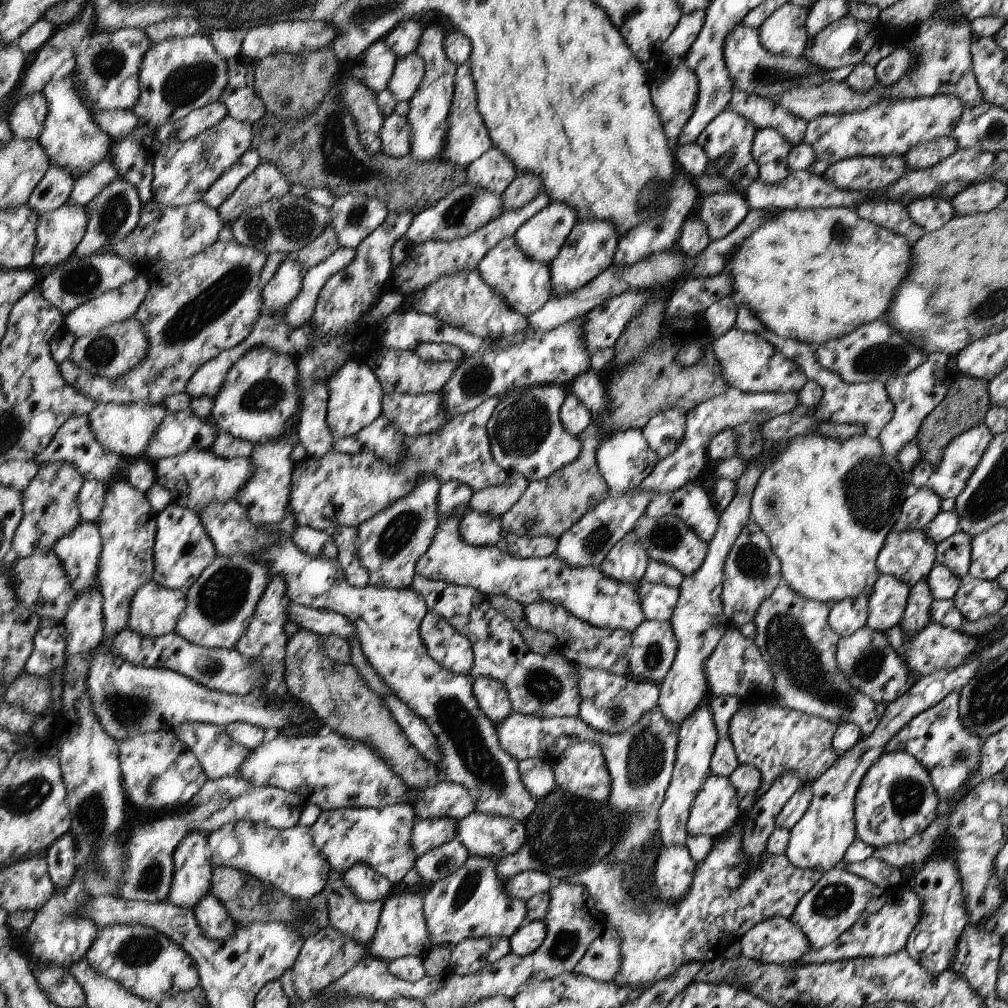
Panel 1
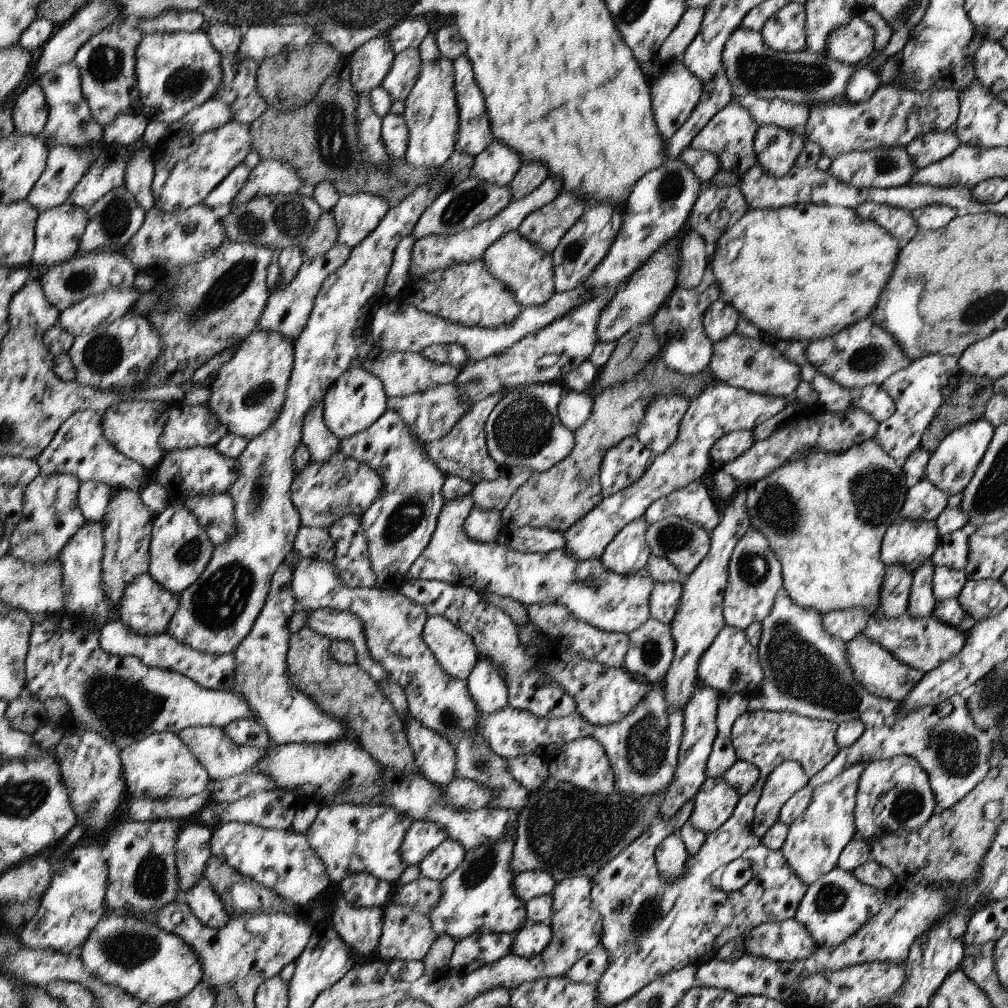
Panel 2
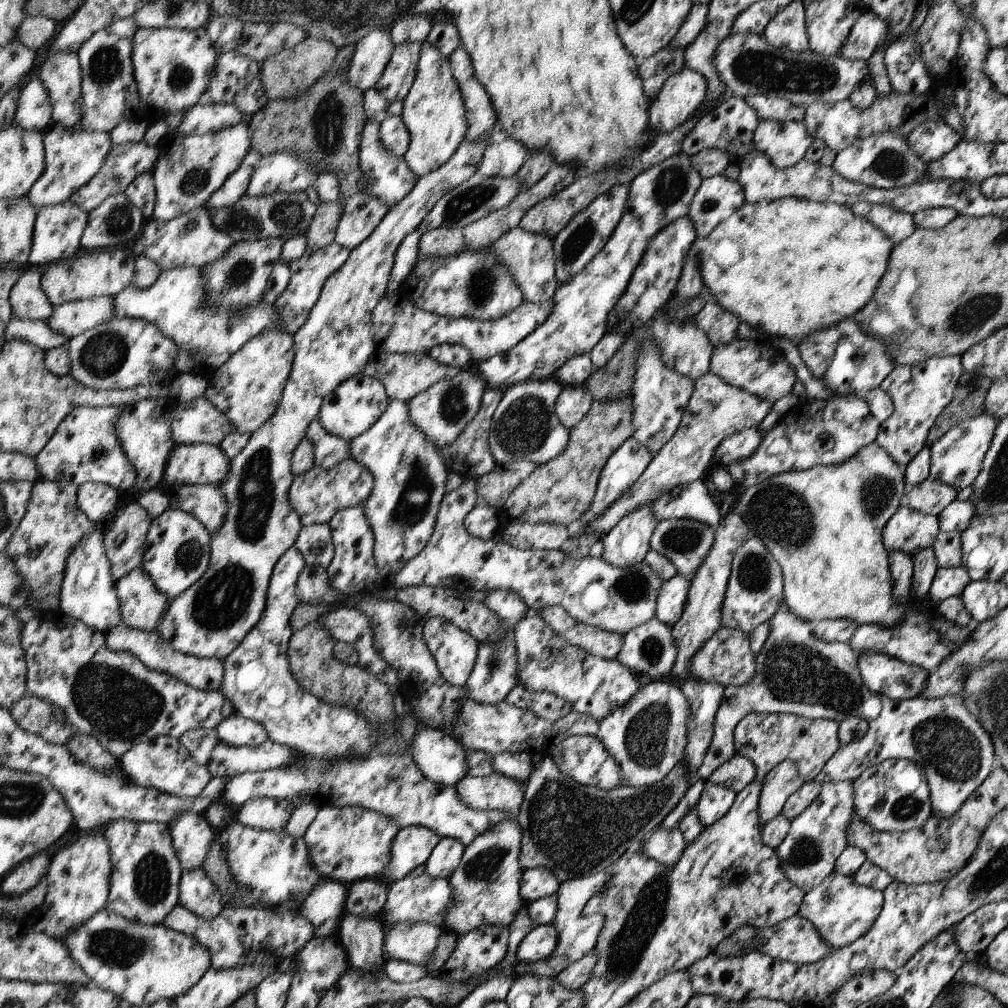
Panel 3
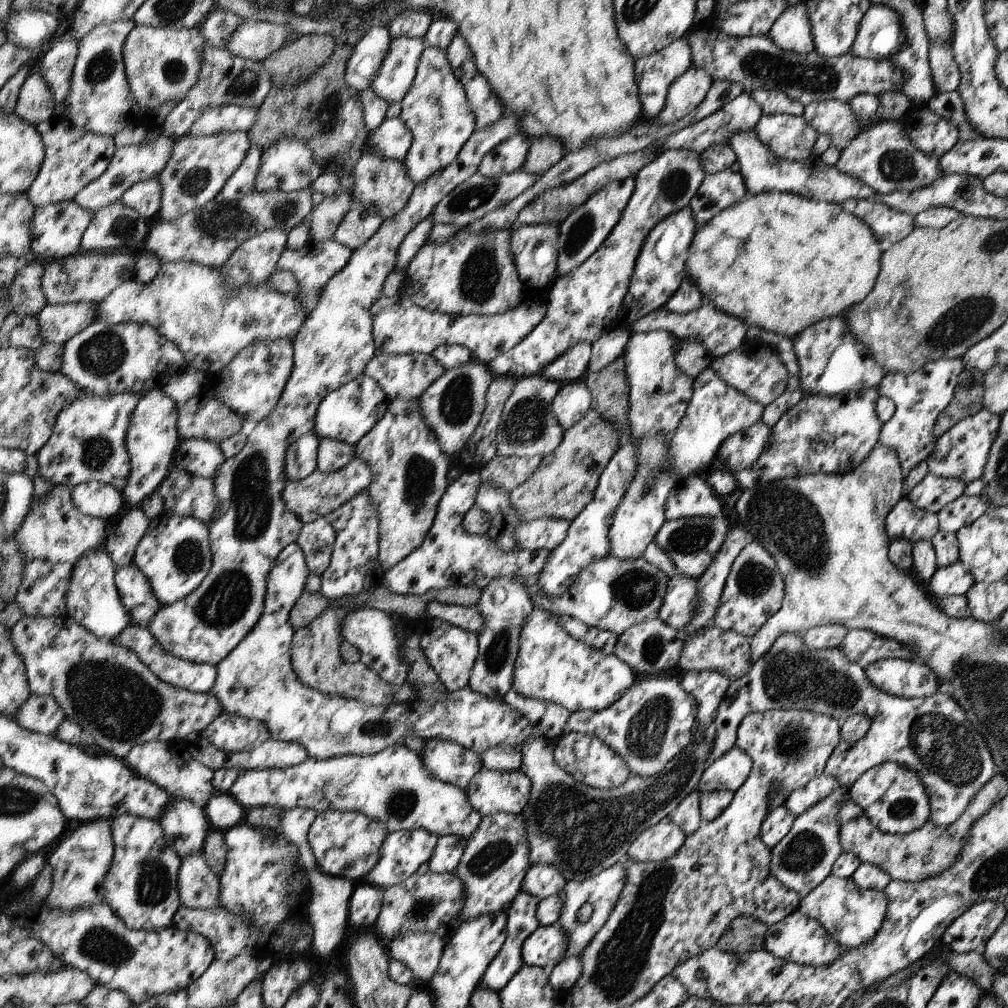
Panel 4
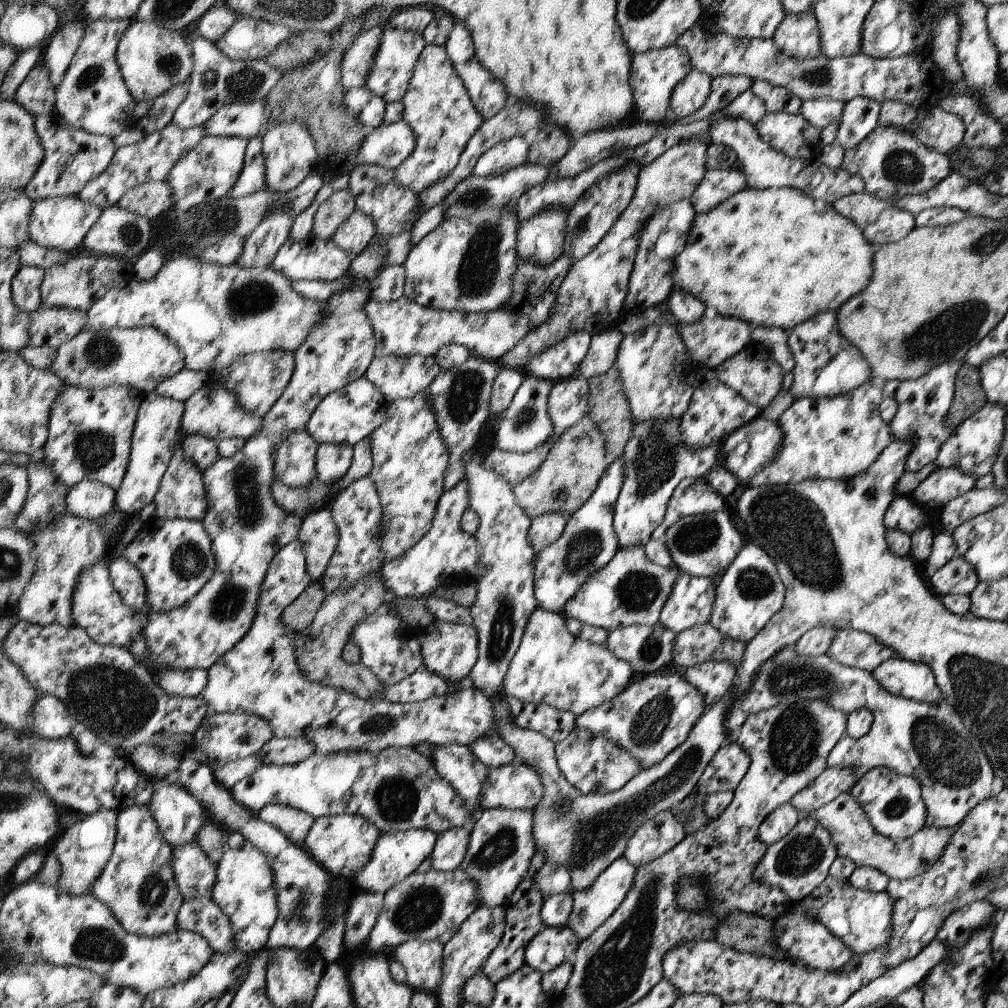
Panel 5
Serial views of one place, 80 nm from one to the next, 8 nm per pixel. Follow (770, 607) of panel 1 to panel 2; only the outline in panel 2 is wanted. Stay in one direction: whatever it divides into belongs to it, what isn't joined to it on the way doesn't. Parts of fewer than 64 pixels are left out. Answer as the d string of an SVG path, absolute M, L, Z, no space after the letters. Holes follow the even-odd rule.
M784 588L780 589L770 614L762 622L761 639L757 646L759 659L764 669L764 680L760 692L752 698L738 693L720 693L718 697L717 735L712 752L707 760L706 774L708 777L718 778L722 776L738 760L732 742L731 730L735 720L746 711L760 709L776 712L788 711L811 719L834 720L836 723L860 719L865 724L862 736L852 746L839 749L839 753L818 774L808 778L800 763L796 761L784 761L770 774L770 778L765 782L763 793L755 806L754 832L760 840L778 820L788 798L808 784L815 788L831 781L855 762L862 761L867 766L869 762L895 757L896 755L912 755L917 758L923 769L929 774L932 790L935 791L937 805L934 814L943 813L958 801L962 801L976 785L982 782L991 768L989 758L995 734L992 731L980 730L975 725L974 719L967 709L967 700L960 693L953 694L936 706L927 706L909 713L901 710L899 702L870 694L855 679L853 670L847 661L847 643L829 633L825 629L823 620L824 616L820 611L800 606L790 595L786 594Z

